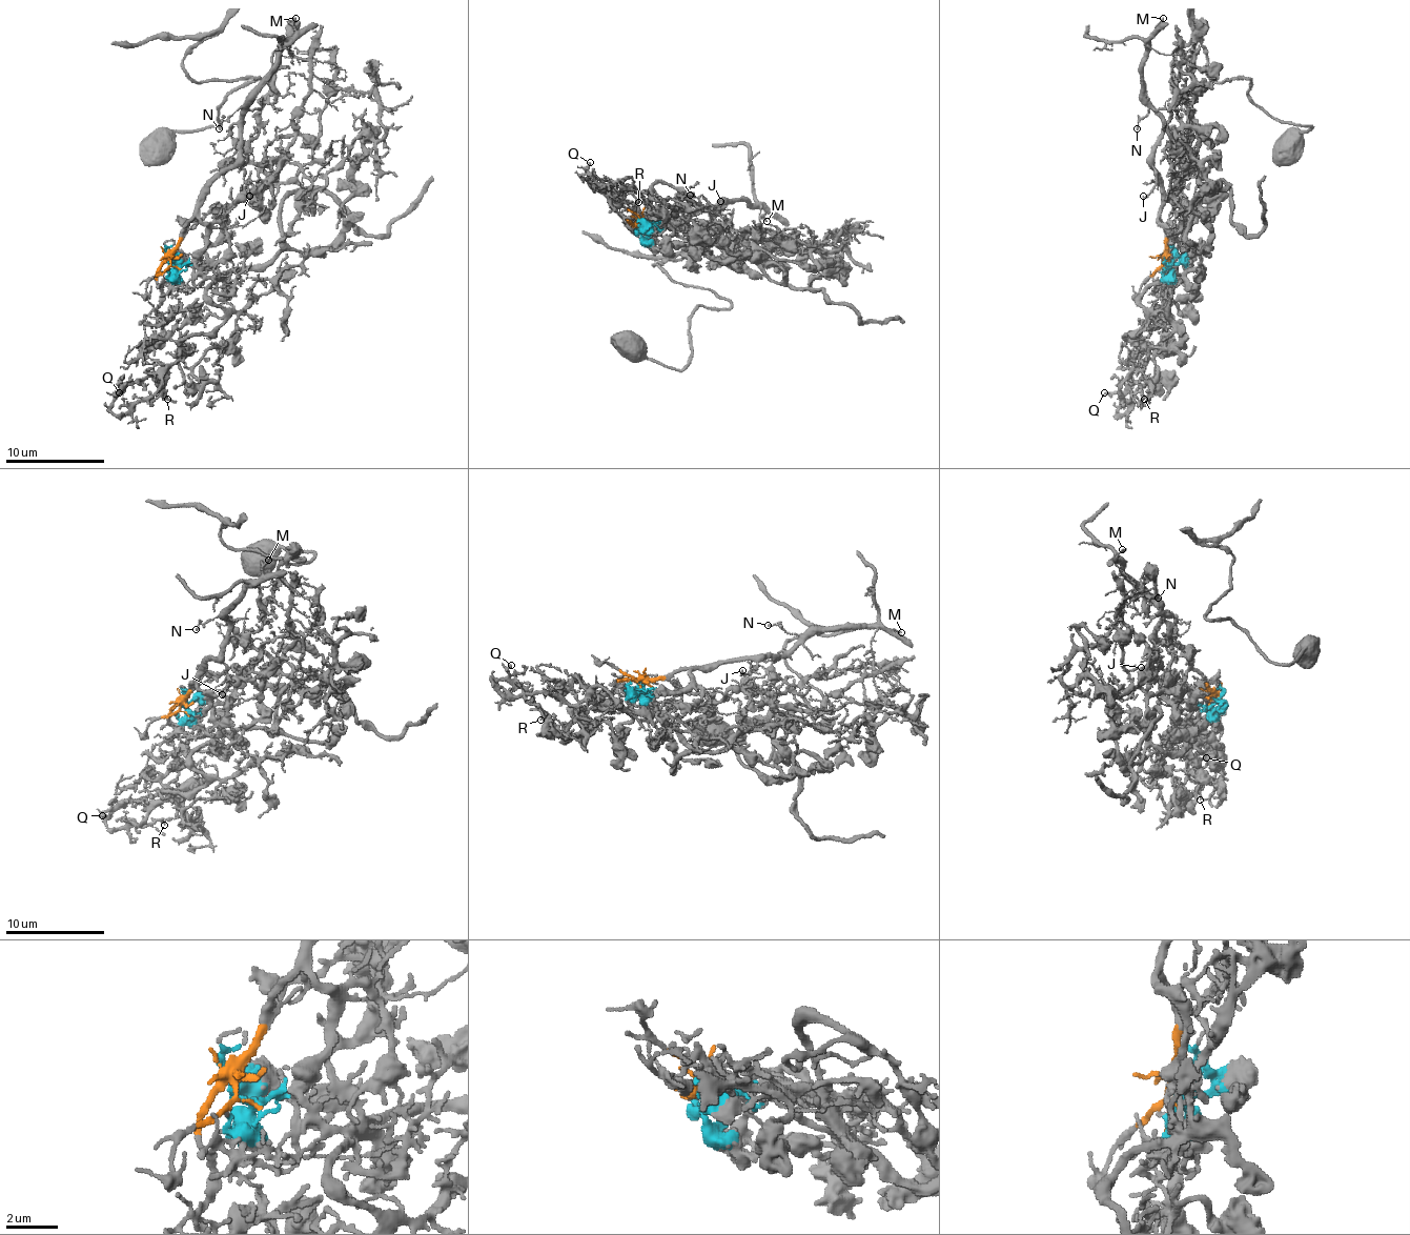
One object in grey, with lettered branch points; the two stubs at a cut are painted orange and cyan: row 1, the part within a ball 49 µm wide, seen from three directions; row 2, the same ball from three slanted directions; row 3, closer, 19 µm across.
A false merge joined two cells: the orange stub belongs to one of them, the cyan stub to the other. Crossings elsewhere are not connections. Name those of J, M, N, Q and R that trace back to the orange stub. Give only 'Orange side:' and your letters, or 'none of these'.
Orange side: J, M, N

